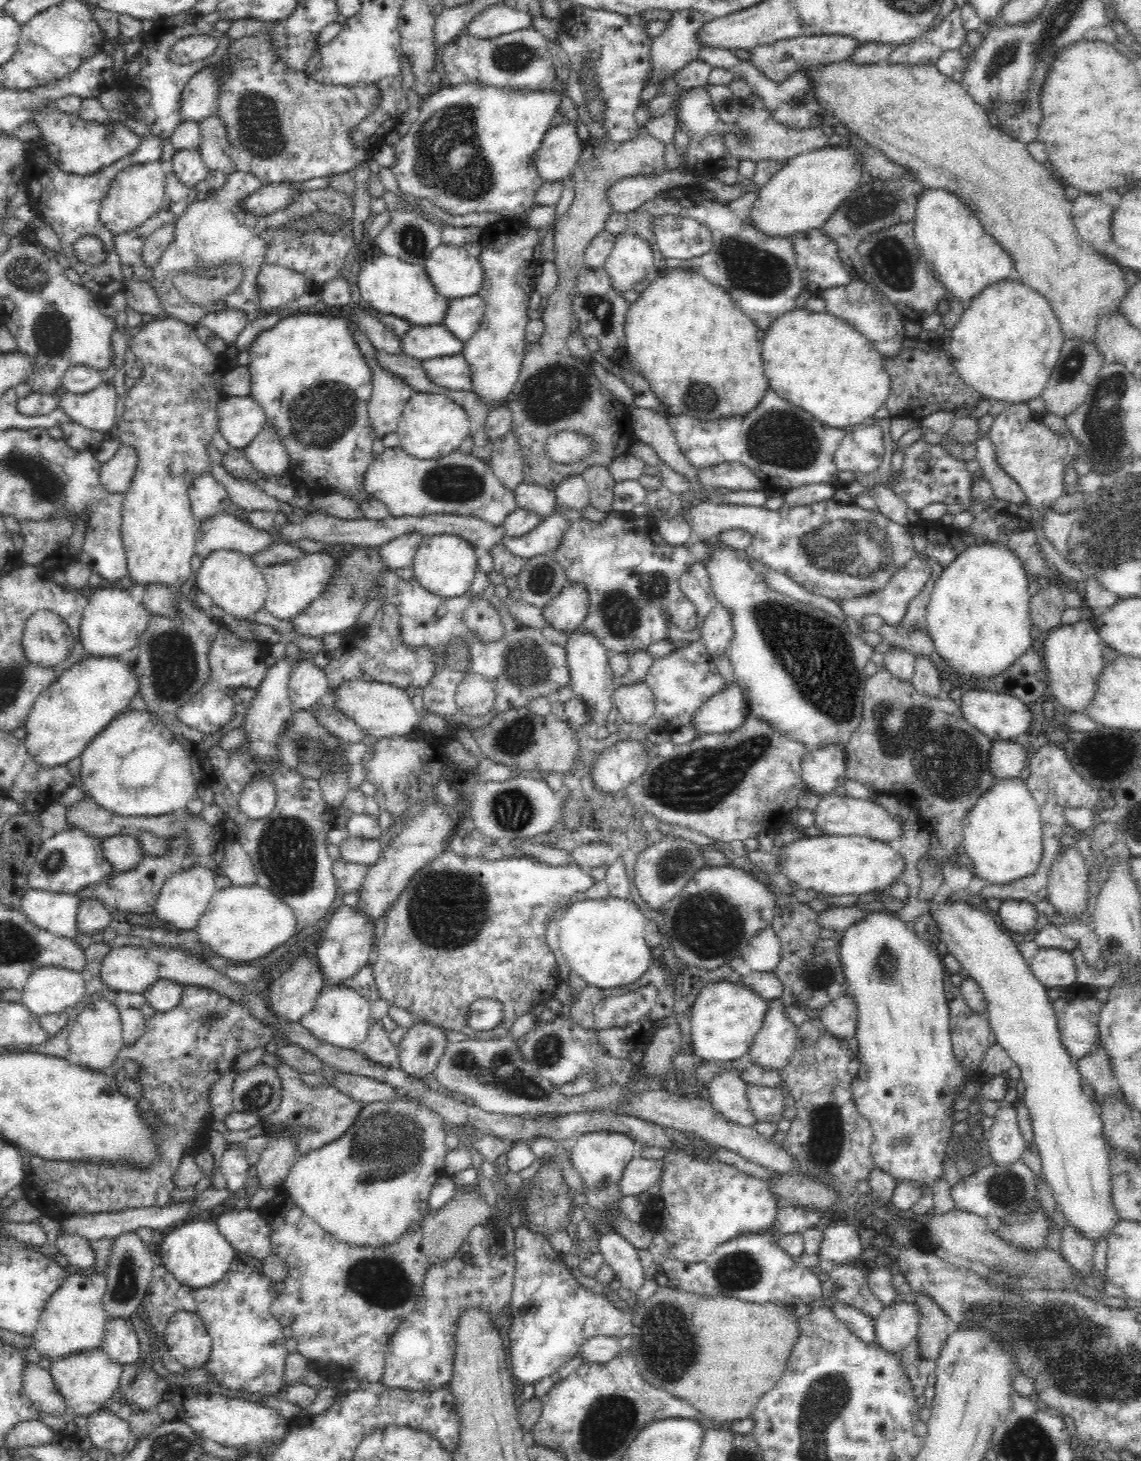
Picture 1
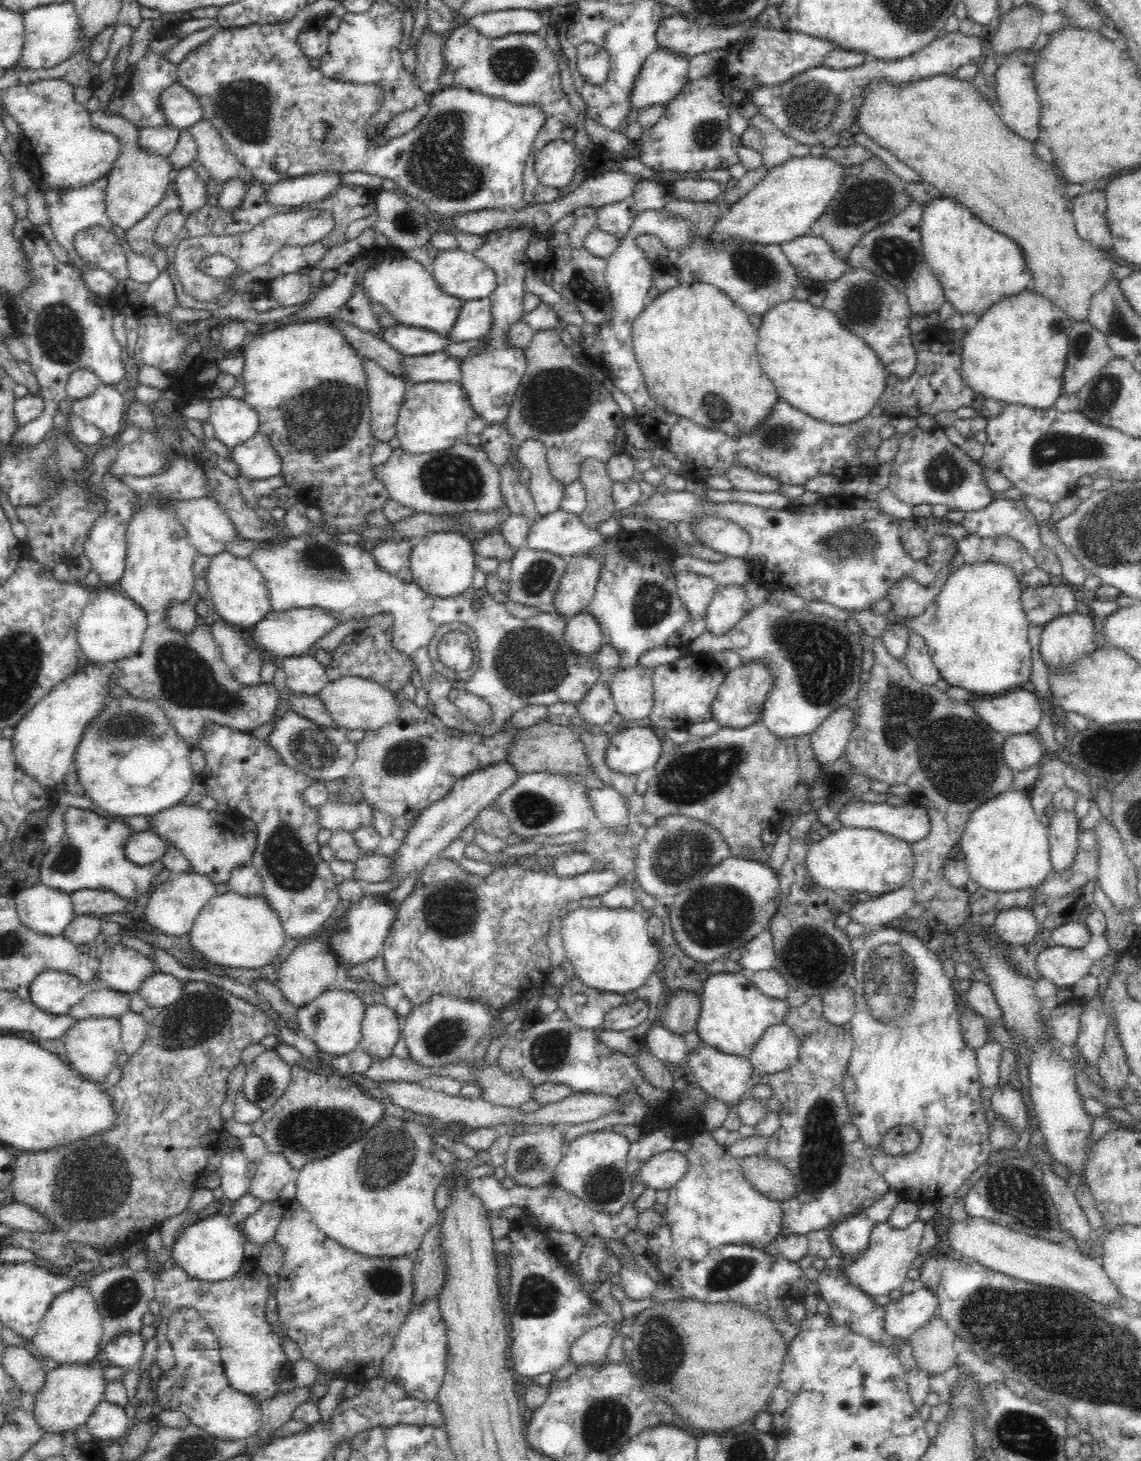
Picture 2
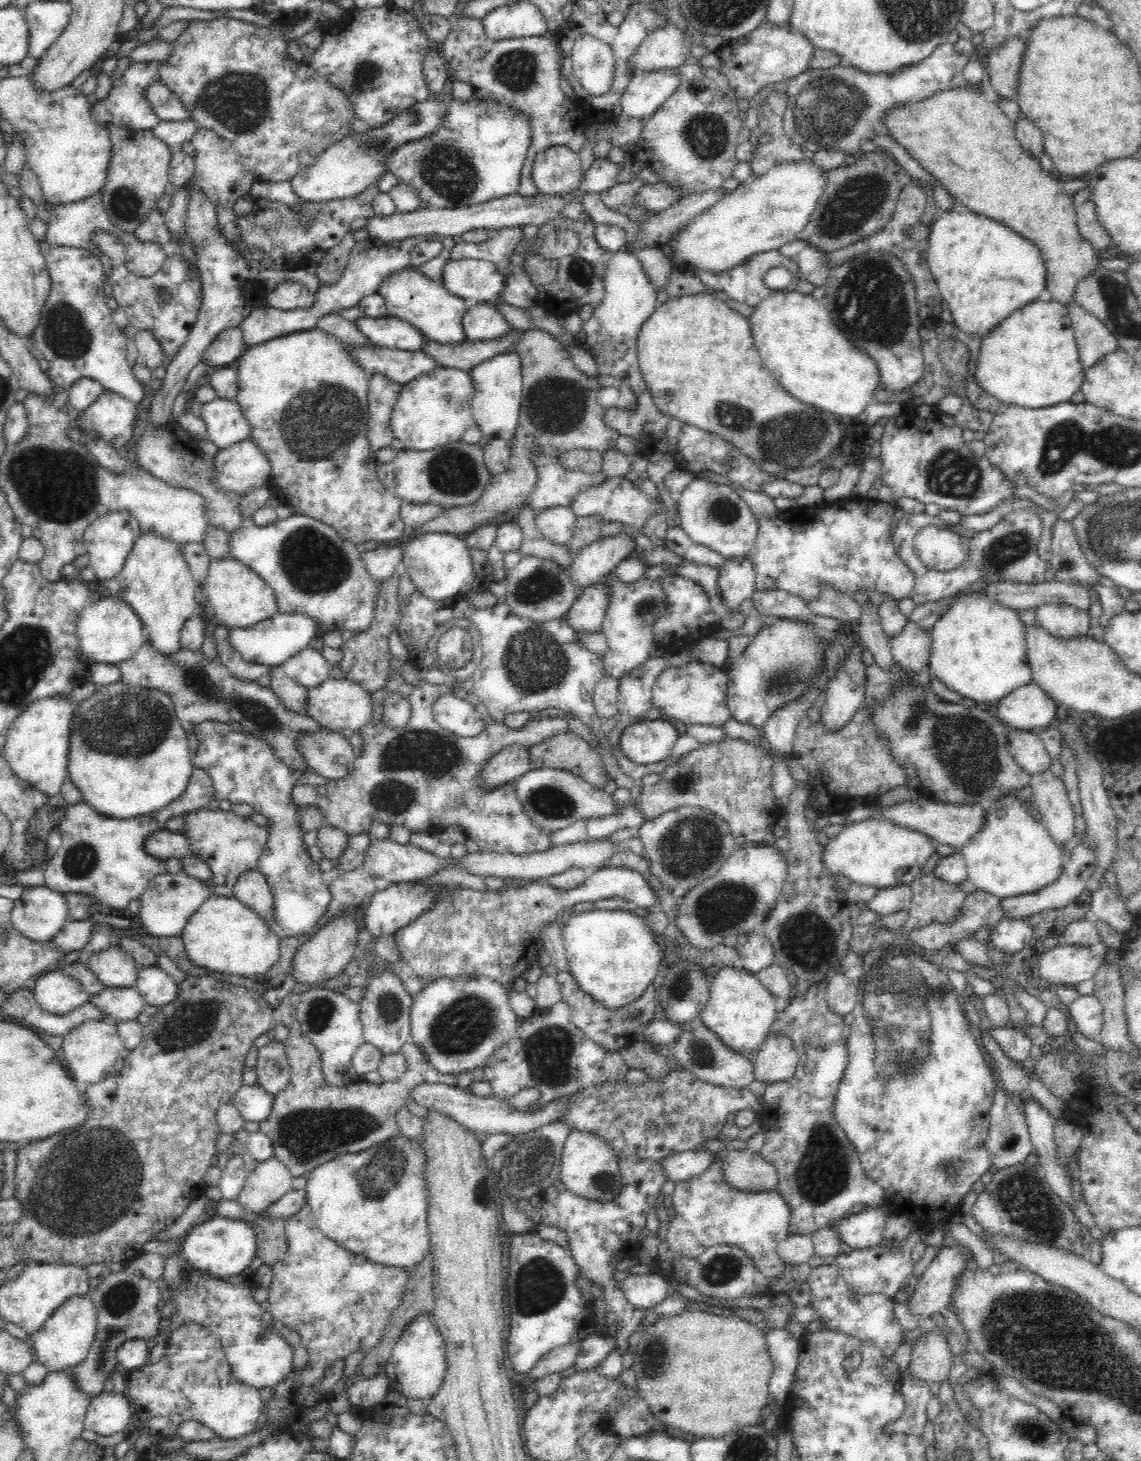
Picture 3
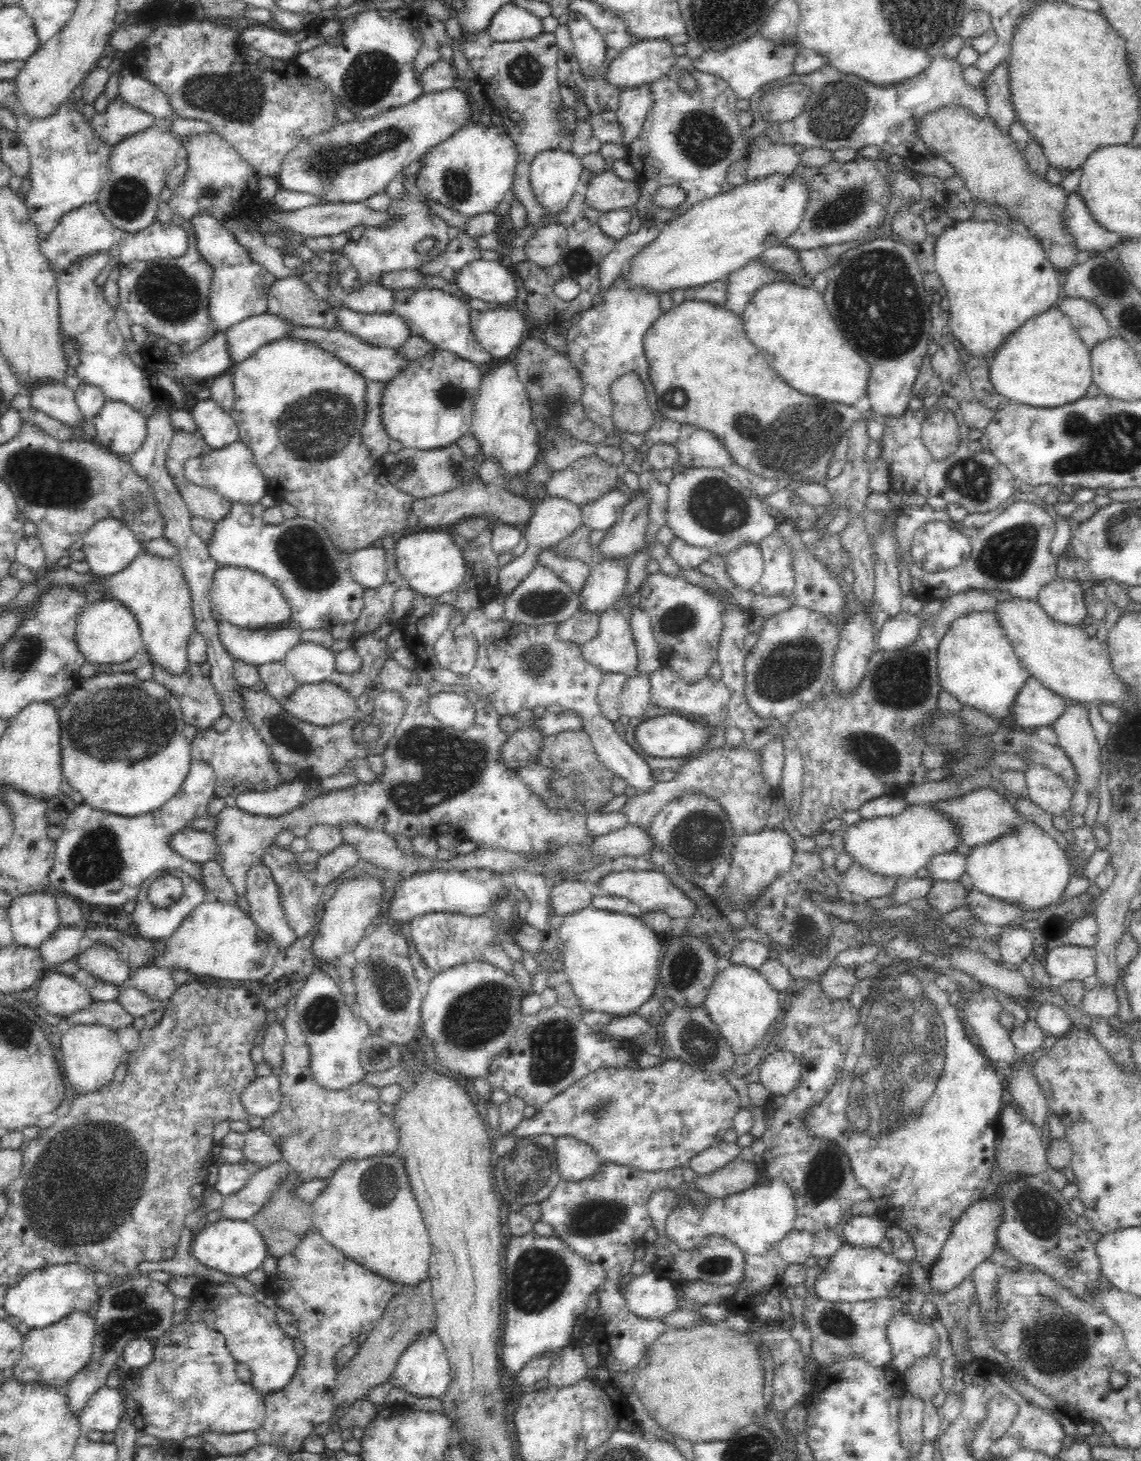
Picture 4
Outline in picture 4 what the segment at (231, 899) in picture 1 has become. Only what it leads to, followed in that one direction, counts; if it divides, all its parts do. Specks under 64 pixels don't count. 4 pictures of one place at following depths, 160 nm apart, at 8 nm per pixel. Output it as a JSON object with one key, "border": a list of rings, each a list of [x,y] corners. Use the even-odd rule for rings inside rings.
{"border":[[[208,897],[166,939],[165,952],[152,964],[186,970],[191,978],[212,976],[220,980],[259,981],[273,969],[279,952],[276,942],[266,935],[248,912],[235,902]]]}

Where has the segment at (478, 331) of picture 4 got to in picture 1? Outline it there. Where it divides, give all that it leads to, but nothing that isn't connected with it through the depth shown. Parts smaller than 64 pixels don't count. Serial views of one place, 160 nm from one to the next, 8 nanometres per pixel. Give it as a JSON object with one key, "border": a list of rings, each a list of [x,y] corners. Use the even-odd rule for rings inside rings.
{"border":[[[478,293],[456,299],[450,298],[442,324],[456,336],[456,339],[466,343],[480,328],[484,312],[485,302]]]}

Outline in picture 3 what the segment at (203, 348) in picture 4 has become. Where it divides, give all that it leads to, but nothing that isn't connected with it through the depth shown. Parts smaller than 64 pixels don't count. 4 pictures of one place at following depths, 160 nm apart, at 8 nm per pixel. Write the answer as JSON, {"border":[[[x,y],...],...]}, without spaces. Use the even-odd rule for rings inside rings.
{"border":[[[228,328],[219,333],[219,336],[210,344],[204,352],[204,364],[208,364],[207,369],[222,369],[225,365],[232,364],[238,359],[246,347],[243,342],[242,332],[239,328]]]}

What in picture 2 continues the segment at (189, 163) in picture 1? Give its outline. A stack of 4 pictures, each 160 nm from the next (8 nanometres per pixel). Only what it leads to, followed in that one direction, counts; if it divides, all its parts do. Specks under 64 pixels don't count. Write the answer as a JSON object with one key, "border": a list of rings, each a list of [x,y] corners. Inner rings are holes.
{"border":[[[192,164],[180,168],[174,181],[182,201],[181,211],[187,216],[192,210],[206,204],[206,183],[198,175]]]}

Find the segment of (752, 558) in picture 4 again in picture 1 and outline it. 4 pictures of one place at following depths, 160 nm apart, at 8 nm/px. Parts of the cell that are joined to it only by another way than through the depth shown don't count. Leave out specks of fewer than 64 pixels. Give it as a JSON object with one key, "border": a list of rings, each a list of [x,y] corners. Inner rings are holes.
{"border":[[[718,604],[701,622],[701,642],[712,658],[727,654],[733,637],[732,613]]]}

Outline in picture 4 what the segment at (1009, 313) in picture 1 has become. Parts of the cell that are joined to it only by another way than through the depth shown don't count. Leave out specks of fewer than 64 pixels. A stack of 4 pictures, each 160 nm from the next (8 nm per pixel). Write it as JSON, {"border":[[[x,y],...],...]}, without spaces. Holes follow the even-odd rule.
{"border":[[[1052,306],[1040,315],[1032,316],[999,348],[988,360],[988,376],[995,393],[1019,404],[1040,408],[1054,408],[1071,404],[1085,397],[1088,387],[1093,384],[1091,351],[1083,344],[1072,324],[1058,306]]]}

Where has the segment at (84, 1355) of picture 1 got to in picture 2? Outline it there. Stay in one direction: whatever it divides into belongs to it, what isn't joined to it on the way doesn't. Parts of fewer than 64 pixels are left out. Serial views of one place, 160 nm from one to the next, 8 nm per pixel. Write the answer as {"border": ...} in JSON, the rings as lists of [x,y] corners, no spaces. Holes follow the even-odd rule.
{"border":[[[97,1358],[90,1363],[58,1364],[46,1373],[46,1382],[34,1399],[33,1413],[44,1433],[81,1432],[96,1406],[104,1400],[105,1386],[108,1384],[103,1373],[106,1364],[102,1358]]]}

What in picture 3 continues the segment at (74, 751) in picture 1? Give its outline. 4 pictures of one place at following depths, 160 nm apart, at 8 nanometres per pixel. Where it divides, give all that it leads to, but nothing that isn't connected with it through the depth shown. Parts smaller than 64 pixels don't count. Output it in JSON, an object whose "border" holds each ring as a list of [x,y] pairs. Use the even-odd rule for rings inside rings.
{"border":[[[56,695],[28,705],[6,731],[3,757],[5,762],[25,784],[30,784],[48,798],[62,792],[67,771],[71,722],[79,703],[71,695]]]}

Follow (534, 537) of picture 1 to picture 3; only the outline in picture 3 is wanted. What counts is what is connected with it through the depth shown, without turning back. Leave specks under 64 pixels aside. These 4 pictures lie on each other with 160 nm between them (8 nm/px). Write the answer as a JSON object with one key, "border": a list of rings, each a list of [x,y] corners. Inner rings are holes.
{"border":[[[555,506],[537,511],[535,523],[551,544],[567,546],[575,532],[577,517],[569,506]]]}

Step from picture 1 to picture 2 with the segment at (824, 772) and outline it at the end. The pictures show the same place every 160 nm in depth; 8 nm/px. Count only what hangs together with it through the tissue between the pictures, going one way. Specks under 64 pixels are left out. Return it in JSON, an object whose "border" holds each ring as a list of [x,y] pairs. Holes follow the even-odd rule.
{"border":[[[840,707],[810,734],[810,747],[822,770],[844,756],[853,728],[852,709]]]}

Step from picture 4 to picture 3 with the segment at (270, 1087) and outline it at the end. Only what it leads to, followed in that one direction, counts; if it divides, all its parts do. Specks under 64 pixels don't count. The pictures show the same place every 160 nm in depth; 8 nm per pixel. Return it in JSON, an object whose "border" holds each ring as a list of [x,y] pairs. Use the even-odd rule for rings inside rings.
{"border":[[[244,1085],[235,1094],[232,1104],[245,1121],[259,1123],[270,1114],[274,1098],[274,1095],[265,1093],[260,1086]]]}

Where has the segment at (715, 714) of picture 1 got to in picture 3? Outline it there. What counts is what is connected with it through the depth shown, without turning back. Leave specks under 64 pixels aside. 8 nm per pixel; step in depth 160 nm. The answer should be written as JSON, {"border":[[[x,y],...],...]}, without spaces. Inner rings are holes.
{"border":[[[778,619],[757,632],[746,650],[736,657],[727,672],[727,700],[731,718],[762,728],[772,712],[798,699],[807,690],[807,683],[822,664],[822,648],[818,644],[818,629],[794,622],[794,619]]]}

